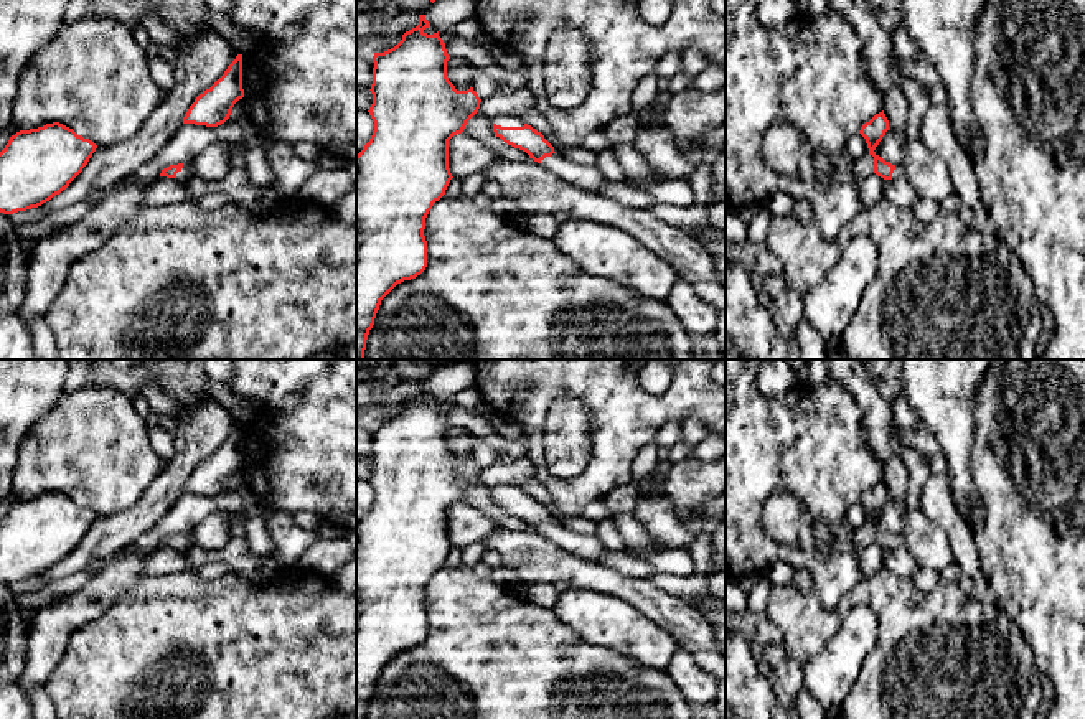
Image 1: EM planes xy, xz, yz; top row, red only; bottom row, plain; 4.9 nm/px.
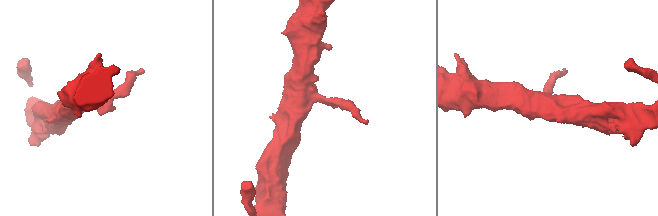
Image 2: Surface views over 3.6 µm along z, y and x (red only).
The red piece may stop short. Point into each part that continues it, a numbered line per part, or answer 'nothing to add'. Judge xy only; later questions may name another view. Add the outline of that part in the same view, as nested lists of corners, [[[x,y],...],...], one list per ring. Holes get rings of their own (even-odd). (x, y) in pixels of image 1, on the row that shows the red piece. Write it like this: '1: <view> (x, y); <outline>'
1: xy (187, 172); [[[183,163],[183,168],[176,173],[176,180],[180,181],[186,181],[193,176],[196,176],[196,173],[190,163]]]

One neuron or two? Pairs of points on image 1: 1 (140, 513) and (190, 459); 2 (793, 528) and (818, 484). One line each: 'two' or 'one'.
1: one
2: two

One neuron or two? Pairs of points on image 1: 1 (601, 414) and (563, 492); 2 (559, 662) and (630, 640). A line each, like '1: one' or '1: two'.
1: one
2: two

